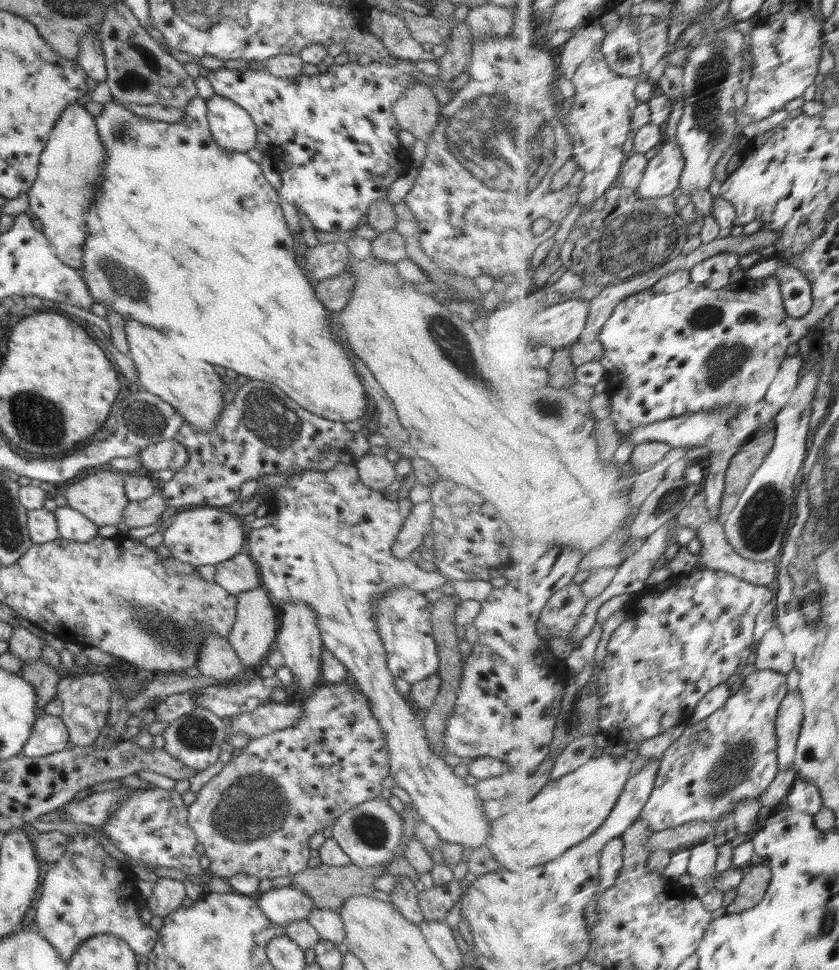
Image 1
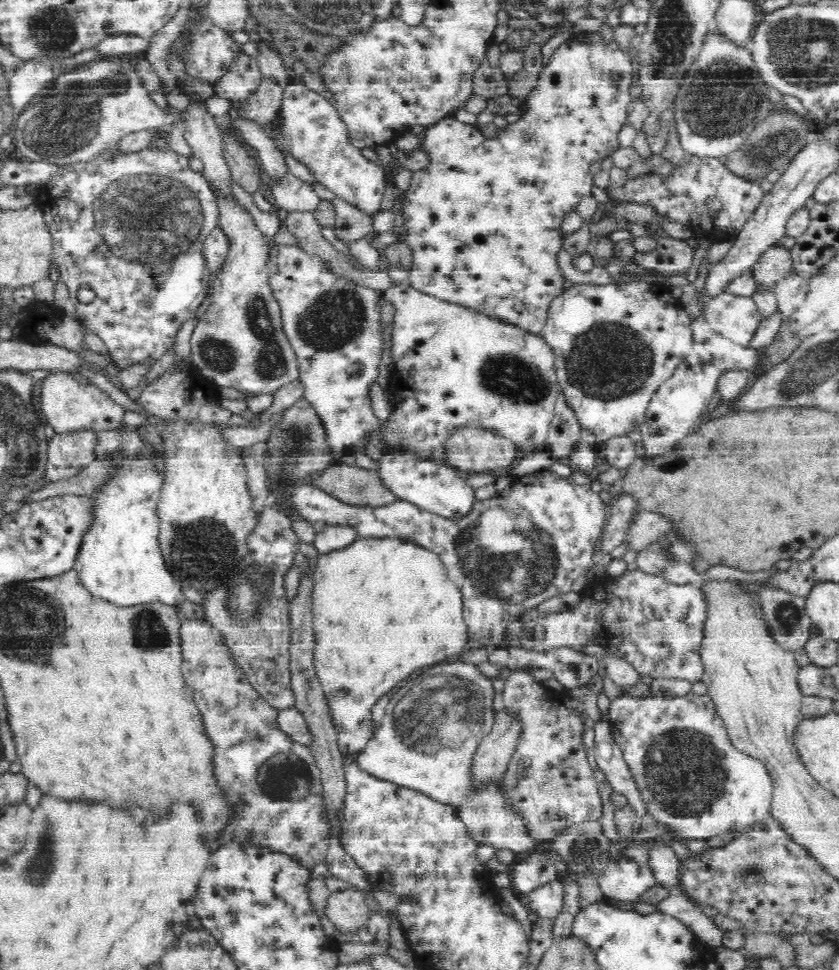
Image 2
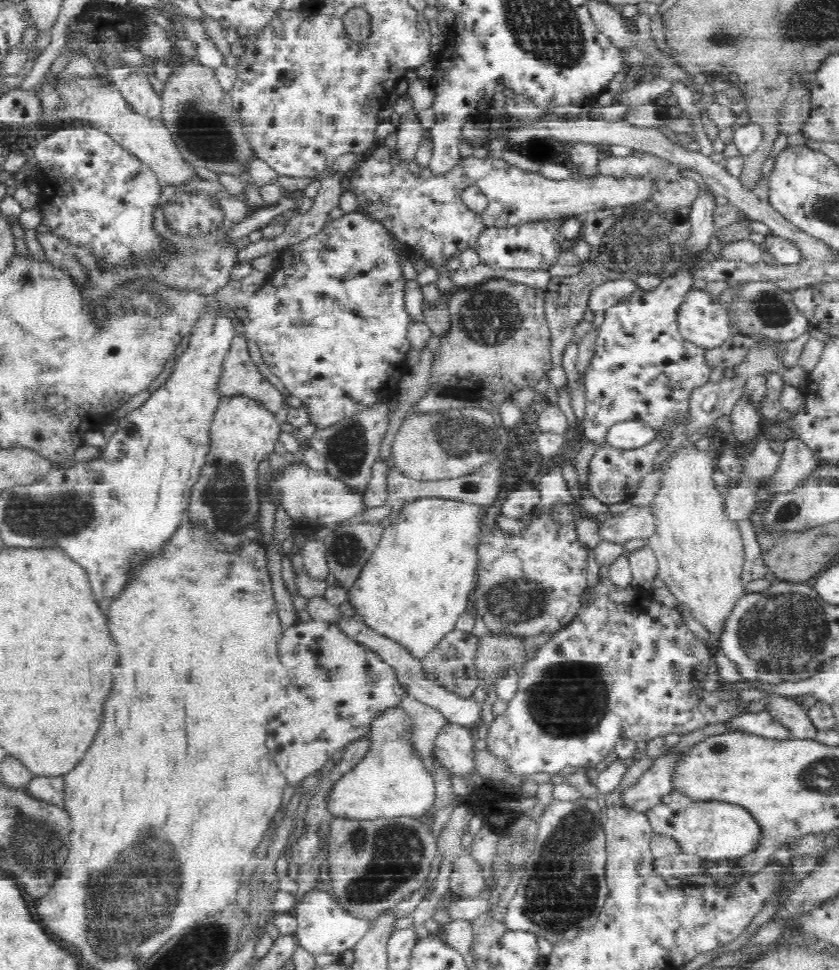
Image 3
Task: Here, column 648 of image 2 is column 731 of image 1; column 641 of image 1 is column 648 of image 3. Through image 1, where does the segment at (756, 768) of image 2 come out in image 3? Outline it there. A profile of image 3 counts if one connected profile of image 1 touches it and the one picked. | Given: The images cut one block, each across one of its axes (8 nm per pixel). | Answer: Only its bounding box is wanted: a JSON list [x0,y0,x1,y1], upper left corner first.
[648,793,760,860]

